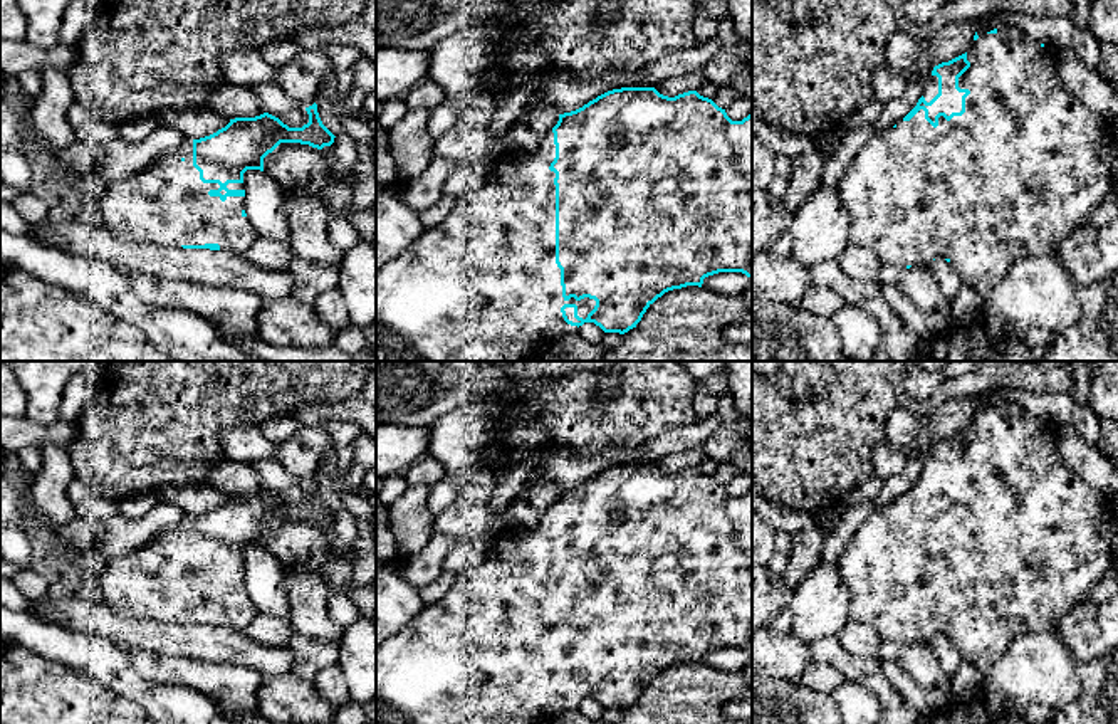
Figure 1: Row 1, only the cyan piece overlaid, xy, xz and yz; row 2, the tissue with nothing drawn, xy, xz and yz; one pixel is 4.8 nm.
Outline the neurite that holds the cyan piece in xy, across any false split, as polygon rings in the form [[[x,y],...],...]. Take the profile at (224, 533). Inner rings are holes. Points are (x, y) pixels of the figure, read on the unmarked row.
[[[317,480],[306,484],[309,499],[289,504],[279,494],[264,489],[255,494],[235,494],[217,509],[186,516],[180,524],[159,529],[141,549],[109,561],[97,578],[97,598],[124,618],[210,625],[245,630],[259,615],[245,590],[243,549],[264,548],[264,534],[280,519],[300,519],[322,526],[334,511],[322,501]]]

